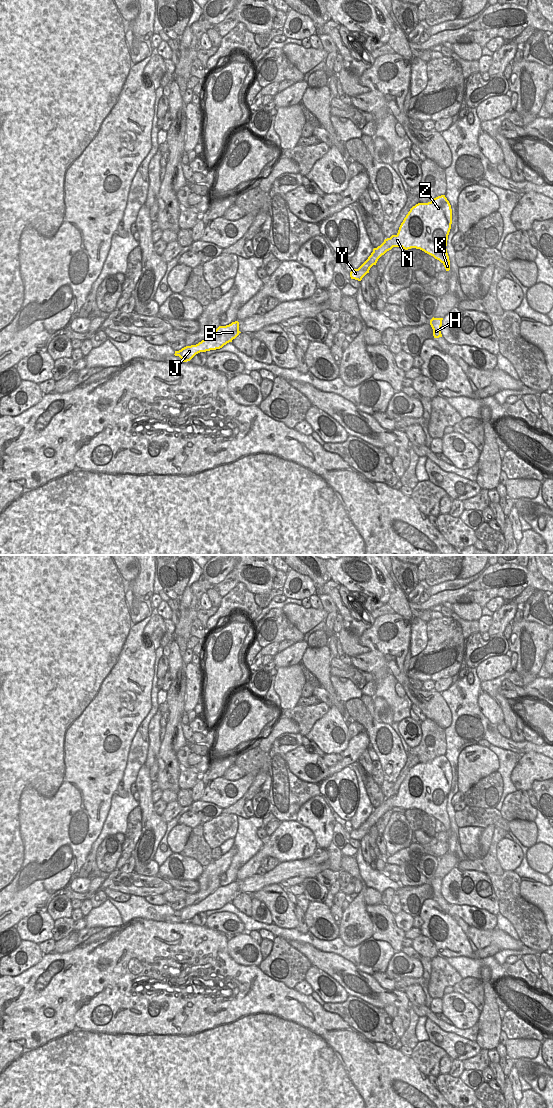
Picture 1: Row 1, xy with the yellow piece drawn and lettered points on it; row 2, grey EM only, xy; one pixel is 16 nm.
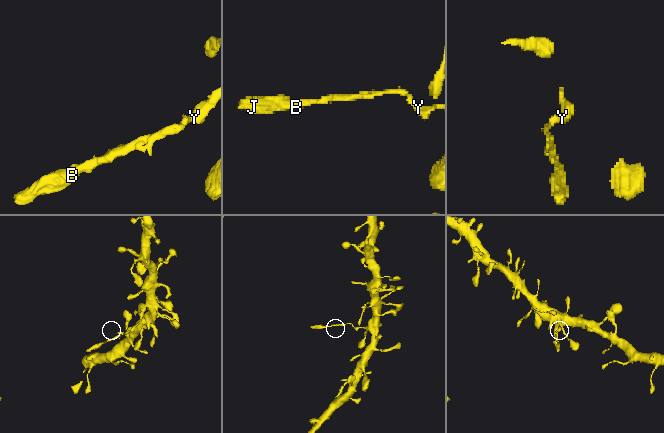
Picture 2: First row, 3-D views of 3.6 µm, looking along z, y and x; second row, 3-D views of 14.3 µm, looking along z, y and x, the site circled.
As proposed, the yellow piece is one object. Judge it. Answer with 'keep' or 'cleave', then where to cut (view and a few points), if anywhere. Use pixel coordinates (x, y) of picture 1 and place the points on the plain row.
cleave; cut in xy along (390, 797), (393, 806)

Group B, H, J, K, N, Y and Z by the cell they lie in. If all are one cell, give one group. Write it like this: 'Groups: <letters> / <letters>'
Groups: B J Y / H K N Z

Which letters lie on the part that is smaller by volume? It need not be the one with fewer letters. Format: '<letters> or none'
B, J, Y

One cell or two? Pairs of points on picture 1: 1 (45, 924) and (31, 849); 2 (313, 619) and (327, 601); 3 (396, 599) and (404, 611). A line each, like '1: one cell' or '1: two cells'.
1: two cells
2: two cells
3: one cell

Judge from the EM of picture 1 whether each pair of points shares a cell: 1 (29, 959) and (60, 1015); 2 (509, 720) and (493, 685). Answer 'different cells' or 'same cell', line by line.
1: different cells
2: same cell

